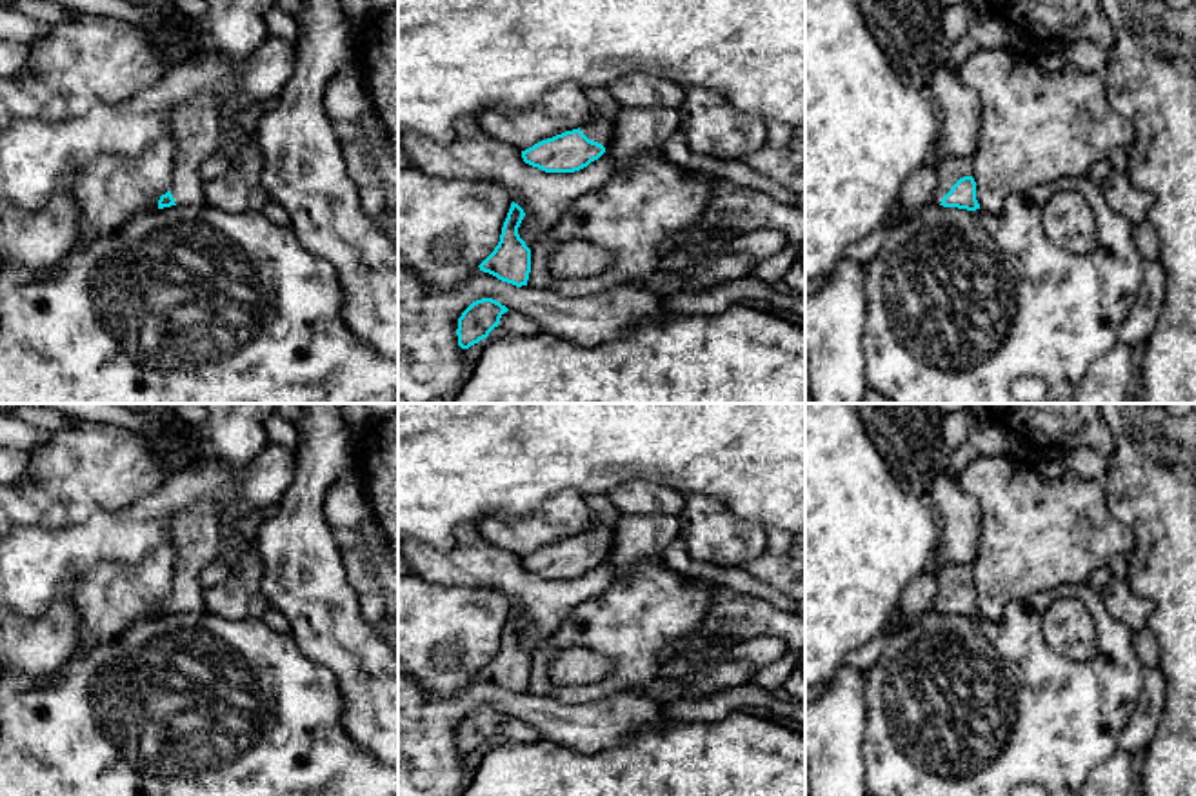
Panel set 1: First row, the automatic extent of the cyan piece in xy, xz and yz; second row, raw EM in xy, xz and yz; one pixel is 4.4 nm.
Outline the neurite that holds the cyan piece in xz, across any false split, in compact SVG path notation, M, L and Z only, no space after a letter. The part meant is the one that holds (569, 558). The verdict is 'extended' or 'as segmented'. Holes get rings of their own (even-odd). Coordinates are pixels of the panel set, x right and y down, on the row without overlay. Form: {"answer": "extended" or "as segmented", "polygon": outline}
{"answer": "extended", "polygon": "M591 523L582 534L522 558L522 565L545 580L574 580L598 567L609 554L611 543L613 531L605 523Z"}

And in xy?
{"answer": "extended", "polygon": "M198 500L174 514L174 551L173 592L160 603L158 616L204 612L200 572L220 551L220 518L214 500Z"}

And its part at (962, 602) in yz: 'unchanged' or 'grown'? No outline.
grown

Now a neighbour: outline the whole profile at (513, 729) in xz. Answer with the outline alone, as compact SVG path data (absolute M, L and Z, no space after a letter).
M514 716L503 720L498 732L507 740L507 743L542 740L542 734L534 727Z

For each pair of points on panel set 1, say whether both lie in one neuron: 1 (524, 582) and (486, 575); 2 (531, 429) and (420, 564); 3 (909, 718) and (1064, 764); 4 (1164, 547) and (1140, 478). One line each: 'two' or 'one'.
1: one
2: two
3: one
4: one

